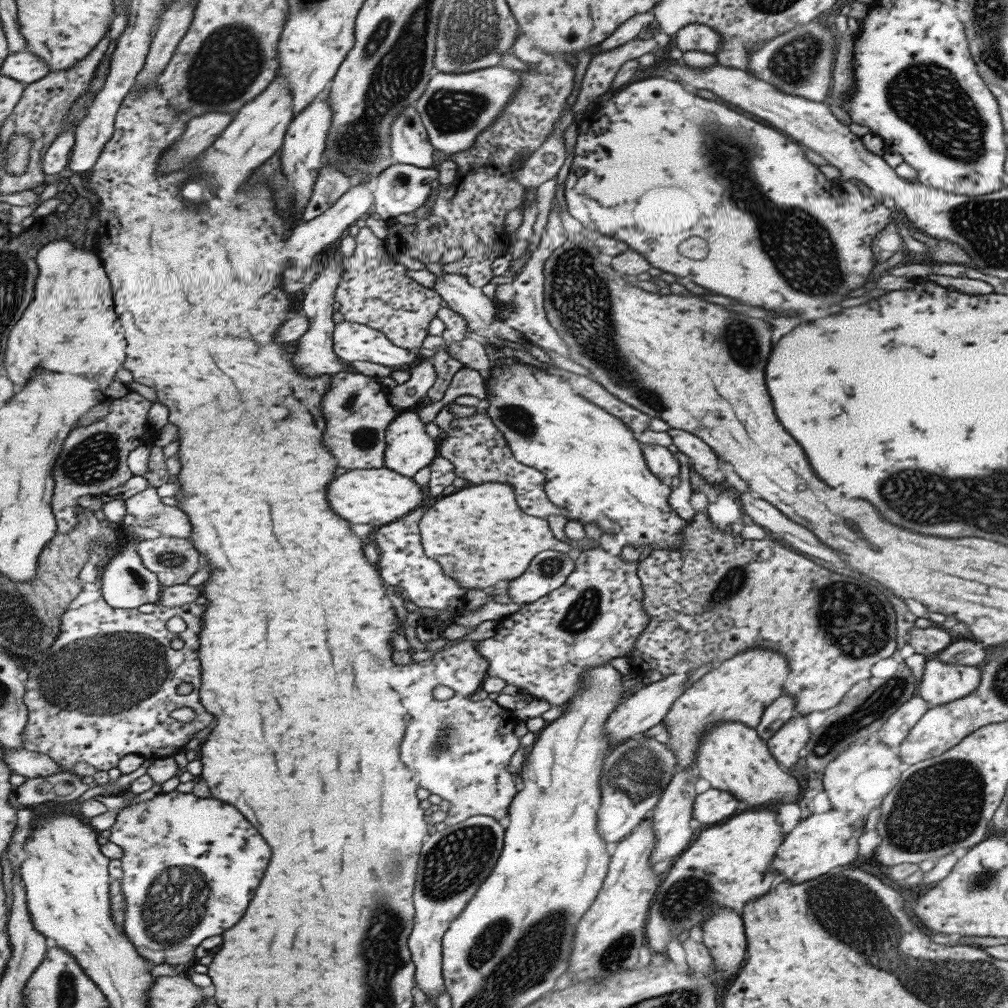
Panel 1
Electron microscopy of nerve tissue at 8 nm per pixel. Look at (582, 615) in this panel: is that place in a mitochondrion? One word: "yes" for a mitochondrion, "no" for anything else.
yes

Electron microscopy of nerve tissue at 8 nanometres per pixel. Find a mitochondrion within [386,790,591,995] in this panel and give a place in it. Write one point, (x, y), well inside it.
(458, 858)

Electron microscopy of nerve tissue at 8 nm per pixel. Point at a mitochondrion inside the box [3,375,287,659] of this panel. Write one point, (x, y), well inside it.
(94, 459)

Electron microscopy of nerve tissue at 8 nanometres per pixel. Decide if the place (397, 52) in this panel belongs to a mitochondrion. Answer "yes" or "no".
yes

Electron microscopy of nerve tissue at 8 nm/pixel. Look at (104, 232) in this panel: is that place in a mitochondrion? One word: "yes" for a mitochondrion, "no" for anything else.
no

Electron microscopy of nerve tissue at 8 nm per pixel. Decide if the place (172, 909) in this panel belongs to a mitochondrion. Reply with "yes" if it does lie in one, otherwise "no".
yes

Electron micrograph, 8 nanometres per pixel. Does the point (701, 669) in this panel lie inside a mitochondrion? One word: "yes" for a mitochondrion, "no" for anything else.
no

